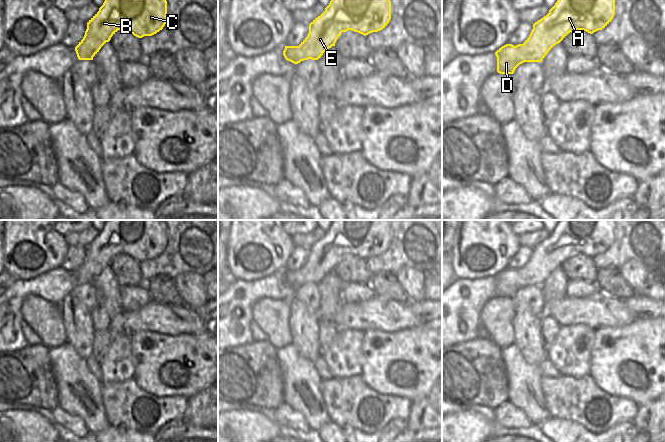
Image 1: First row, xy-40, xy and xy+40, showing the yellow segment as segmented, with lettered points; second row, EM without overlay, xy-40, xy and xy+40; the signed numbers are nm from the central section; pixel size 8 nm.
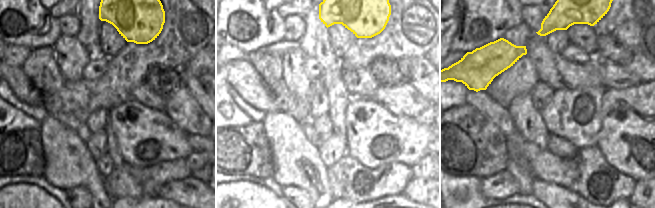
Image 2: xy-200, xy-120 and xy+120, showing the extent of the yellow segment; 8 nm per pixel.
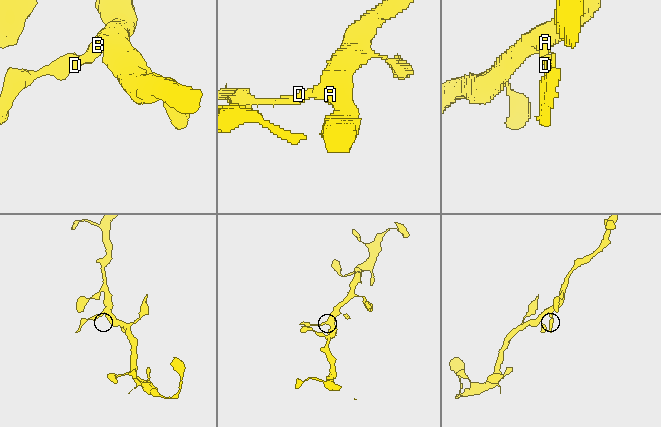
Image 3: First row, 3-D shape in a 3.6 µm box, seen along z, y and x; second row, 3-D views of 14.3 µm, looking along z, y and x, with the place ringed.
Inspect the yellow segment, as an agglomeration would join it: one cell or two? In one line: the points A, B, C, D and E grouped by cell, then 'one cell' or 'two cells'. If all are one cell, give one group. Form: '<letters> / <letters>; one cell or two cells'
A B C E / D; two cells

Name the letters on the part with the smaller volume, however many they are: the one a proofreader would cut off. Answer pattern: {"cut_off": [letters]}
{"cut_off": ["D"]}

